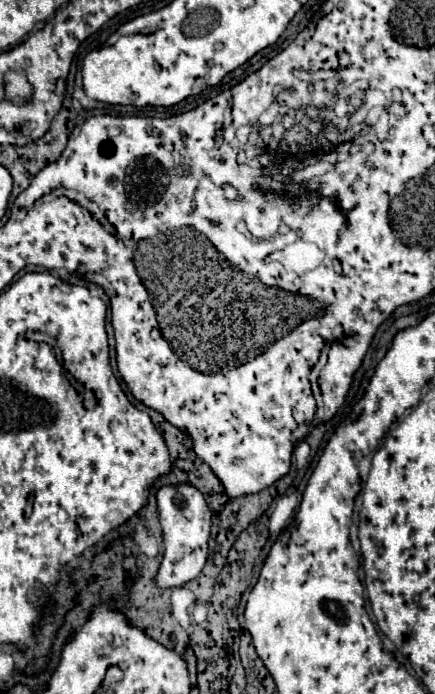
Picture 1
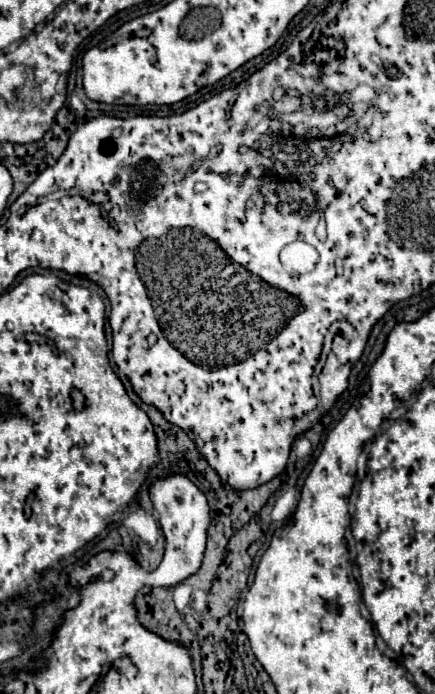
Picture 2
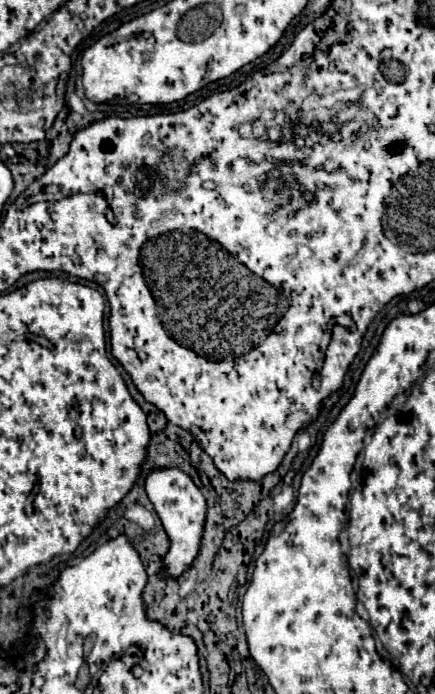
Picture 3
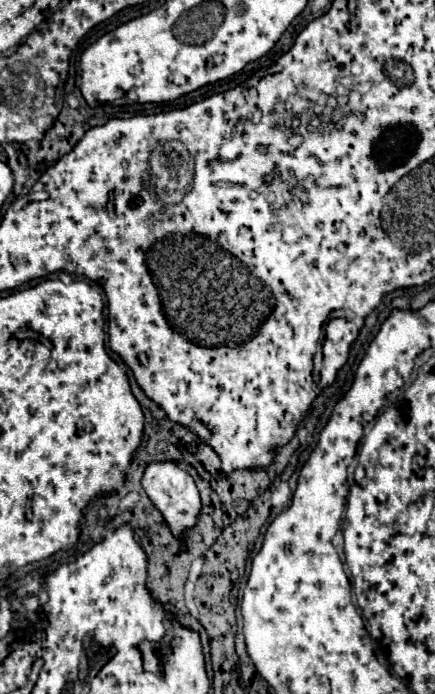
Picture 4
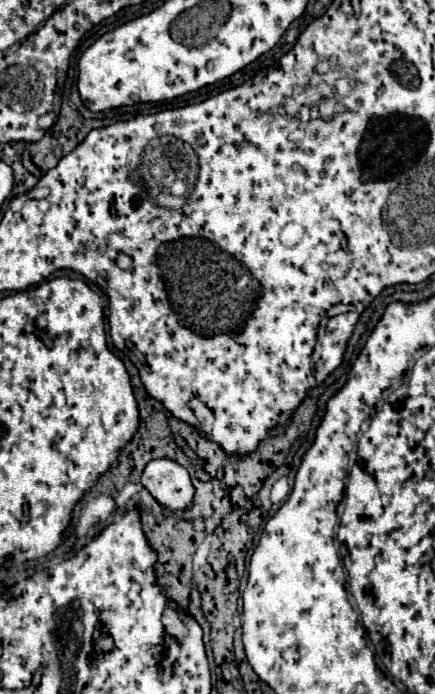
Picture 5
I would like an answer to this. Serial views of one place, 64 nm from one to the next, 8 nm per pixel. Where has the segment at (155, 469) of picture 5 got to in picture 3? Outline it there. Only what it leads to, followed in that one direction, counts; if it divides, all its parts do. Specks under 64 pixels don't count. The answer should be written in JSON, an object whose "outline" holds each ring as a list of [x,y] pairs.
{"outline":[[[178,468],[150,472],[146,478],[146,494],[154,504],[154,510],[170,538],[170,550],[162,570],[170,570],[170,580],[180,578],[194,564],[194,558],[200,550],[202,530],[206,520],[206,500],[198,490],[198,486],[190,480],[190,476]]]}

